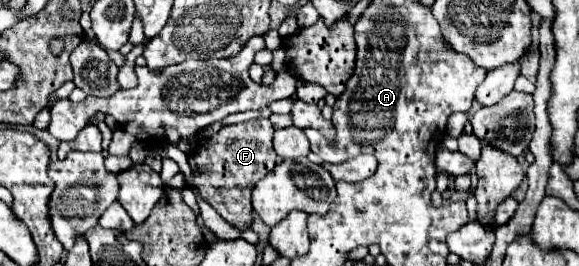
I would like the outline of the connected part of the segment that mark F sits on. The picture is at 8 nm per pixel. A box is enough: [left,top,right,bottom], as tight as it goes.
[189,118,279,232]

